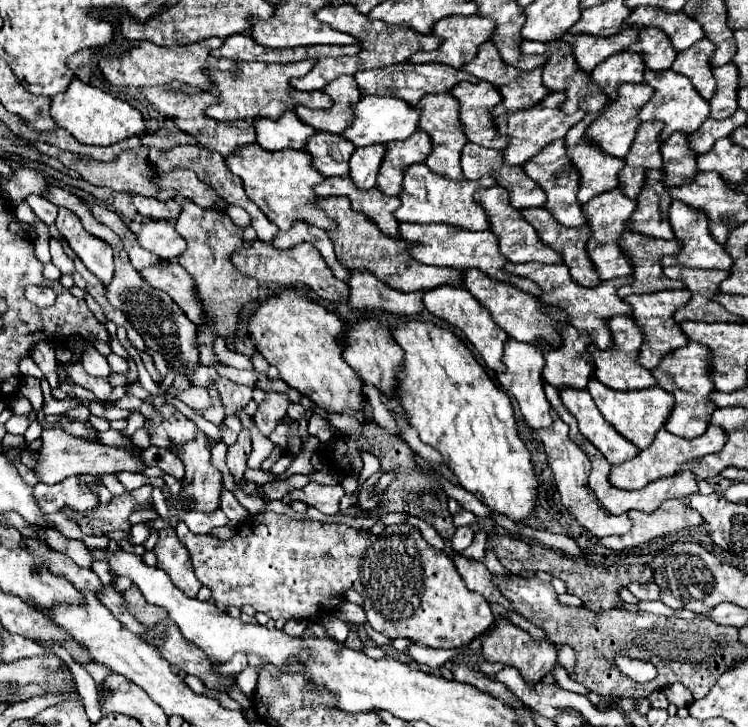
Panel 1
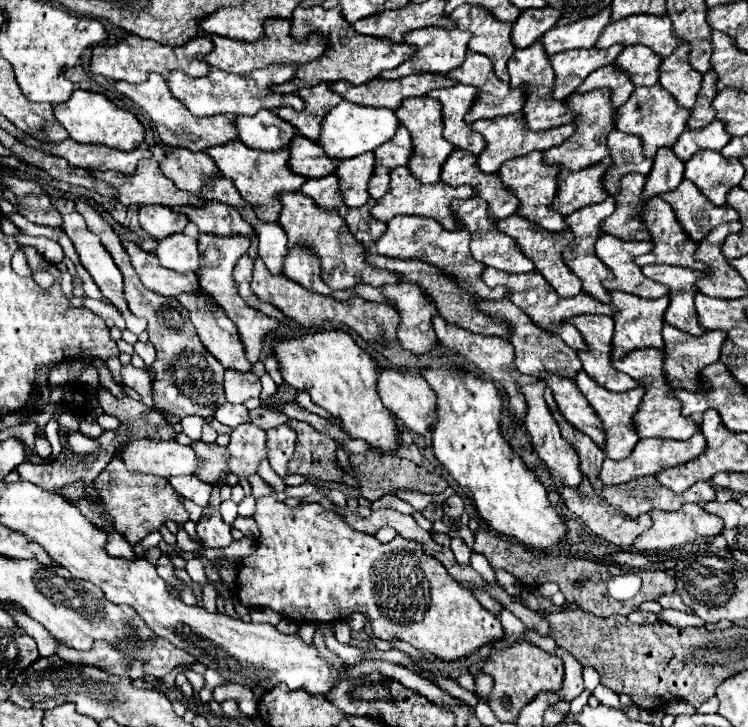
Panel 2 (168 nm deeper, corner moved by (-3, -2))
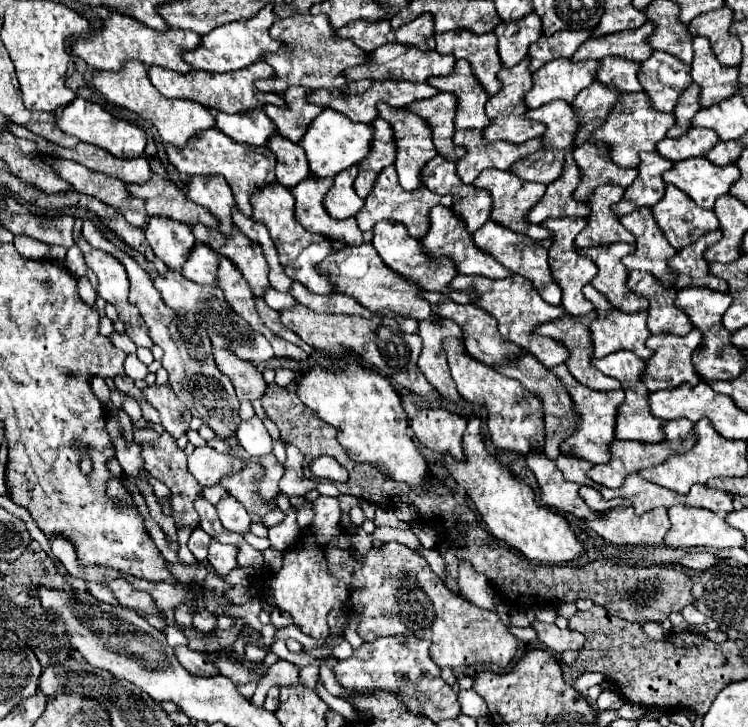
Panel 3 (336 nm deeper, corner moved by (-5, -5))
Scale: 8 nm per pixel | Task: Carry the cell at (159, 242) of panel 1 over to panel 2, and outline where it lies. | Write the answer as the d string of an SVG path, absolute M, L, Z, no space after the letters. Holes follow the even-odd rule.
M176 233L168 239L160 239L156 247L156 255L162 267L174 269L174 271L196 271L200 267L196 239L184 233Z

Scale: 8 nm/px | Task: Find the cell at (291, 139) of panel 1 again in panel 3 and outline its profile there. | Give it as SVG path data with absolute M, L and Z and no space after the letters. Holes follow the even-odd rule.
M250 110L246 114L216 114L216 128L230 136L234 142L264 146L268 138L276 132L274 122L264 110Z

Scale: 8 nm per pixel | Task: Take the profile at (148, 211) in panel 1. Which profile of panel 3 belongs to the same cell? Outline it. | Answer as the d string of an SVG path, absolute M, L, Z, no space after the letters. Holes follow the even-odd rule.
M152 216L144 232L154 254L172 270L180 270L180 266L184 266L186 256L190 256L190 250L196 244L190 226L168 218Z

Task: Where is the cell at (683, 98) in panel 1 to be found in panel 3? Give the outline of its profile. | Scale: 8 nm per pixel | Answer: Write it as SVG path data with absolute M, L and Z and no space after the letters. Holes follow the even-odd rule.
M632 92L632 94L622 94L622 102L614 106L610 112L610 118L594 134L590 134L588 142L592 144L602 144L606 148L606 156L620 168L638 168L638 154L640 152L650 152L656 150L656 144L666 136L666 132L674 126L674 114L664 114L656 112L650 106L650 98L644 92Z

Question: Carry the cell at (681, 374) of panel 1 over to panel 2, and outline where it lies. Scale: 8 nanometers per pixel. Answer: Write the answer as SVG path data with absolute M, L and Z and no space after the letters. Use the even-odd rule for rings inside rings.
M636 349L632 351L626 359L622 361L614 361L614 367L618 371L628 373L632 379L642 381L646 395L636 411L636 431L640 435L640 439L644 437L660 437L660 439L678 439L678 441L686 441L690 439L696 431L700 431L700 421L696 421L690 415L682 415L680 411L680 401L676 399L676 395L672 395L672 385L666 383L666 375L664 375L664 359L666 359L666 351L664 349Z

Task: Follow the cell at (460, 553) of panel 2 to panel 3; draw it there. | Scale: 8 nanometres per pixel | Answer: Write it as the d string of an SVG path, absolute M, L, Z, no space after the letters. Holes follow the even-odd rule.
M462 564L460 566L460 574L458 574L458 586L460 586L460 594L464 600L468 600L470 604L484 608L484 610L494 610L494 588L490 586L490 582L486 582L486 576L476 574L470 564Z

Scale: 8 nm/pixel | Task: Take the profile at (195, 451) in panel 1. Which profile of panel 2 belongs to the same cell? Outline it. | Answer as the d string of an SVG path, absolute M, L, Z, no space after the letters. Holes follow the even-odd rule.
M214 483L212 499L208 501L208 507L206 507L210 515L202 515L200 521L196 523L196 531L204 539L206 547L226 547L234 541L230 535L230 525L224 523L224 519L220 519L220 503L222 503L220 491L218 491L218 485Z

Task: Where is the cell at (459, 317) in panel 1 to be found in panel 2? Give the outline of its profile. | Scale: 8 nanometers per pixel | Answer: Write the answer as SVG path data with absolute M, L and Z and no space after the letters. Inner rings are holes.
M434 315L432 319L434 323L434 331L436 331L436 337L450 349L458 351L464 359L472 361L478 369L482 369L488 379L492 379L494 383L502 385L504 391L508 393L510 397L510 413L514 413L516 419L524 419L526 415L526 401L524 401L524 395L518 391L518 385L520 383L532 383L536 381L534 377L528 377L528 375L522 375L520 371L516 371L516 365L512 363L512 345L504 339L504 337L490 337L490 335L476 335L472 331L464 331L462 327L452 327L450 323L444 323L444 319L440 319L438 315Z

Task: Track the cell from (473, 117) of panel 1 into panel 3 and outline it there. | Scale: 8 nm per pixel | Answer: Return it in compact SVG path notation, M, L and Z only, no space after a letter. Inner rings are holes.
M438 92L432 98L412 102L410 106L406 106L406 110L414 112L422 120L426 120L426 124L432 130L434 148L438 150L438 154L442 158L446 158L448 162L456 162L458 158L462 158L466 154L464 148L452 144L452 134L454 134L454 122L452 120L454 120L454 110L456 110L454 94Z

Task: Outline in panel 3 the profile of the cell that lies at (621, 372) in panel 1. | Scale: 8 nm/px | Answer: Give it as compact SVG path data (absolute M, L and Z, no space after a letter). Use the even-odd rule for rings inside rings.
M594 312L584 314L584 316L566 314L562 318L536 326L536 334L550 336L568 348L570 358L566 360L566 366L580 384L592 390L618 390L618 380L604 376L590 364L592 342L590 342L588 326L592 318L594 318Z

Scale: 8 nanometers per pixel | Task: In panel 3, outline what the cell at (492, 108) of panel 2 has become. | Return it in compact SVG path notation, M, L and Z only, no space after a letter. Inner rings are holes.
M456 60L454 70L450 74L442 78L430 78L428 84L440 92L450 92L456 96L456 130L484 130L490 124L490 118L486 118L484 112L488 96L474 78L468 62Z

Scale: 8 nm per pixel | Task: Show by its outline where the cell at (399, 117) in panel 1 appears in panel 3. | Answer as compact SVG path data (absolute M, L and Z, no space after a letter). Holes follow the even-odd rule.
M324 108L314 118L314 122L310 122L310 130L306 130L306 136L302 138L302 142L298 142L298 146L304 148L310 172L314 176L334 178L338 172L358 164L368 154L370 142L372 142L372 126L370 124L352 122L344 114Z

